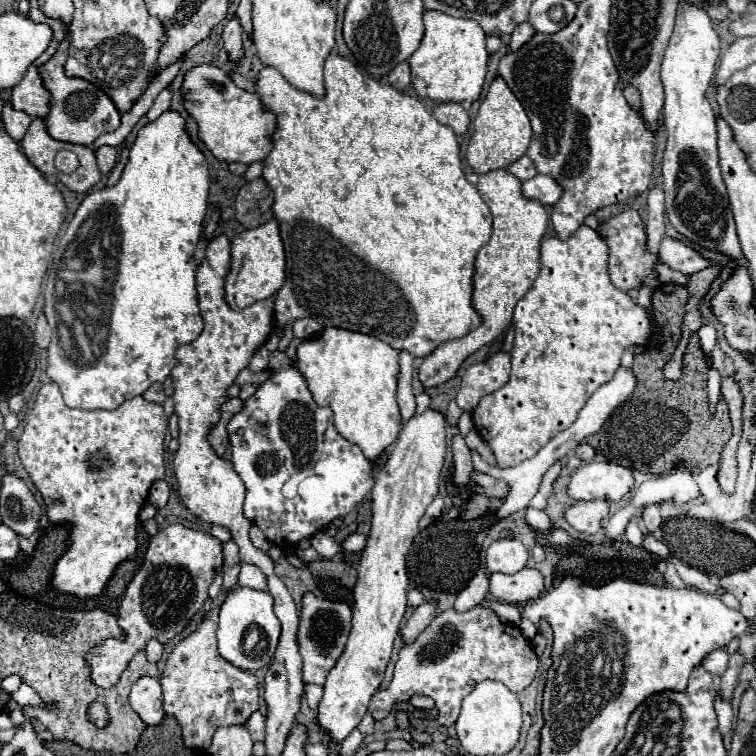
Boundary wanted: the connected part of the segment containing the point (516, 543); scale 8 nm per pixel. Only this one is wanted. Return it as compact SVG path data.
M498 538L486 550L486 566L492 574L520 572L526 566L526 562L528 562L528 552L524 544L516 538Z

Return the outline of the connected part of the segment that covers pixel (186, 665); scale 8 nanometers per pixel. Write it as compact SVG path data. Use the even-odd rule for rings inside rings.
M204 620L168 656L160 676L164 710L176 716L186 748L208 748L216 726L244 724L258 710L258 682L246 670L226 662L216 650L216 622Z

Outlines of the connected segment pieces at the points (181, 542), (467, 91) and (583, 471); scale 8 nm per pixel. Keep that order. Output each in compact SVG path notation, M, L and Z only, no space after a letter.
M170 524L152 536L144 564L130 580L122 604L118 624L126 632L126 640L108 638L104 644L88 652L88 664L92 670L92 682L102 688L110 688L118 682L128 660L146 646L150 638L166 644L180 634L190 618L202 608L208 598L210 582L216 574L216 566L222 564L220 540L210 534L186 528L182 524Z
M436 10L424 12L424 38L420 48L410 56L412 84L420 98L430 98L438 102L474 102L480 98L488 52L484 30L468 18L454 18Z
M588 462L570 476L568 496L574 500L610 498L612 502L618 502L632 486L632 470L612 462Z

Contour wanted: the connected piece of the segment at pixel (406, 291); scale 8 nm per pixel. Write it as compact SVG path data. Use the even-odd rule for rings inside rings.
M332 52L324 64L324 88L326 94L316 98L308 92L302 92L286 82L286 78L270 66L264 66L258 74L258 94L264 110L276 116L276 130L270 136L272 152L264 160L262 178L266 180L268 188L278 194L274 196L272 214L280 222L280 236L286 250L286 282L274 296L274 326L272 332L278 332L284 324L294 322L298 318L316 318L322 326L336 326L346 330L364 332L368 336L376 336L388 342L396 350L408 350L412 356L424 358L428 356L438 344L446 340L456 340L466 336L472 328L480 324L480 316L472 308L472 274L474 274L474 258L478 250L490 240L492 232L492 214L486 202L480 198L478 190L464 178L462 160L460 160L460 146L452 128L440 124L426 106L396 88L382 84L366 74L362 74L354 62L348 58Z

